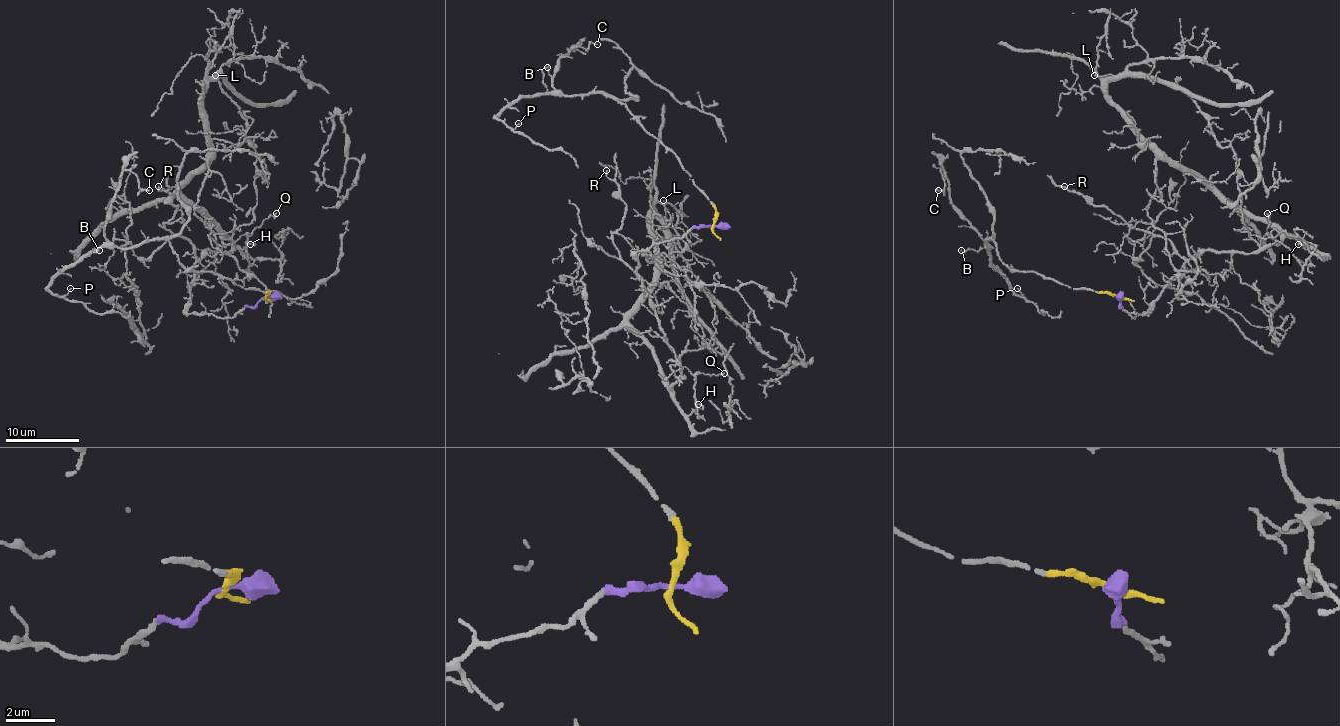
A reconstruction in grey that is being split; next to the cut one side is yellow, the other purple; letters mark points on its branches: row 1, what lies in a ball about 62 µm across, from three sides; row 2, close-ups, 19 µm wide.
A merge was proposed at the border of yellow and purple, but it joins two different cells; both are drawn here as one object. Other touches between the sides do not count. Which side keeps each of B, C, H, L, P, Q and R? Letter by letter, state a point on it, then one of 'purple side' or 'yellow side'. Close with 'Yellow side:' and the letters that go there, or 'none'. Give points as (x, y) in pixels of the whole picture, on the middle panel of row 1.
B: (547, 67) | yellow side
C: (597, 44) | yellow side
H: (698, 404) | purple side
L: (663, 200) | purple side
P: (518, 123) | yellow side
Q: (724, 373) | purple side
R: (606, 170) | purple side
Yellow side: B, C, P

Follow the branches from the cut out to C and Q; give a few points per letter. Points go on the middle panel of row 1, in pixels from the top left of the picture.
C: (712, 226), (715, 207), (625, 104), (590, 93), (564, 95), (553, 86), (553, 69), (561, 58), (598, 43)
Q: (712, 226), (690, 228), (675, 239), (653, 242), (634, 253), (636, 275), (675, 360), (692, 373), (725, 373)

